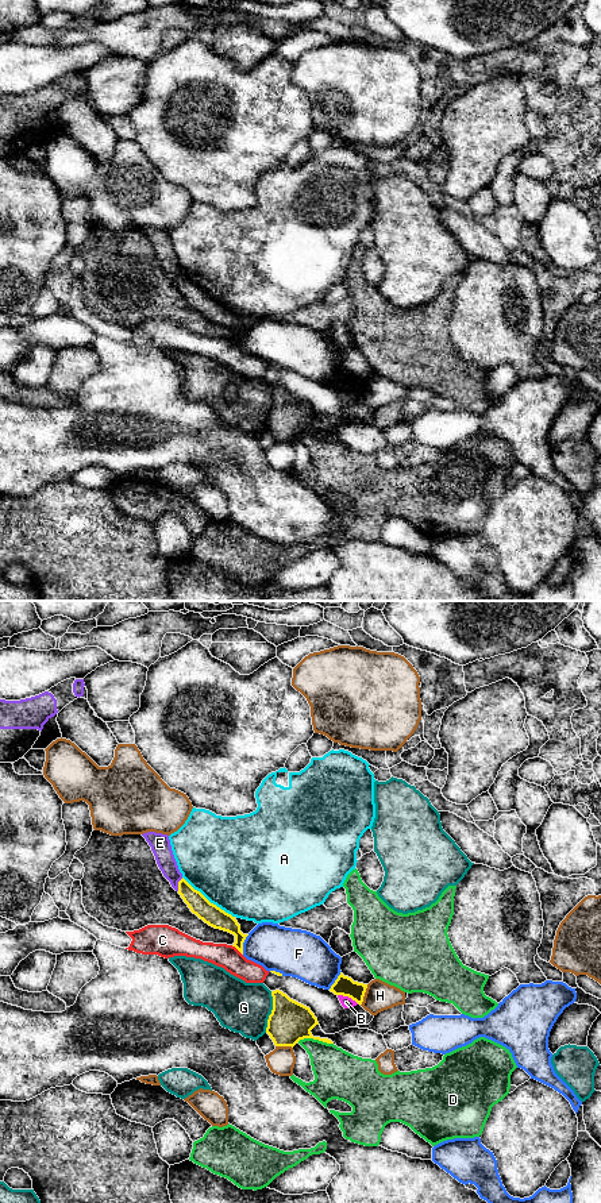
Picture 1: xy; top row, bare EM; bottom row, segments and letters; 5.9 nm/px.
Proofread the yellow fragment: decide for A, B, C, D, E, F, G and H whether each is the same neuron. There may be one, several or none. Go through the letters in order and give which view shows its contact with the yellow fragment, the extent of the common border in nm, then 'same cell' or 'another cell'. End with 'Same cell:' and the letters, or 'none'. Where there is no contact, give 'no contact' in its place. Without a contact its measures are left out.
A: meets yellow in xy; contact 400 nm long; another cell
B: meets yellow in xy; contact 140 nm long; another cell
C: meets yellow in xy; contact 90 nm long; another cell
D: meets yellow in xy; contact 220 nm long; another cell
E: meets yellow in xy; contact 90 nm long; another cell
F: meets yellow in xy; contact 130 nm long; another cell
G: meets yellow in xy; contact 260 nm long; another cell
H: meets yellow in xy; contact 130 nm long; another cell
Same cell: none

